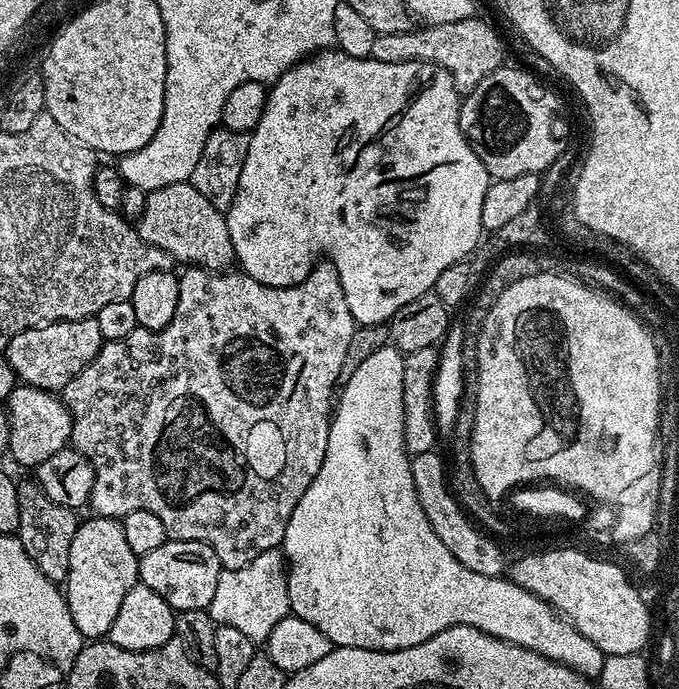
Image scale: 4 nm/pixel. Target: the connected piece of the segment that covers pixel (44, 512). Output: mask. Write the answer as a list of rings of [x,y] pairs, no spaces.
[[[35,479],[20,480],[18,490],[18,539],[30,554],[30,558],[58,586],[63,585],[70,570],[70,542],[74,542],[74,534],[78,527],[77,513],[66,506],[58,506],[58,502],[50,502]]]

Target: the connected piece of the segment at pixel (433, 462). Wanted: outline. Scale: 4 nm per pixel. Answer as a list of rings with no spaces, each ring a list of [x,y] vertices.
[[[433,450],[426,454],[418,454],[411,457],[412,477],[414,478],[414,490],[418,494],[418,502],[422,502],[422,510],[434,526],[434,534],[442,538],[442,546],[466,566],[466,570],[474,570],[474,574],[486,574],[487,576],[504,576],[504,552],[499,548],[497,541],[488,532],[481,530],[470,519],[459,502],[452,495],[449,488],[449,473],[444,470],[444,460],[439,456],[439,451]]]

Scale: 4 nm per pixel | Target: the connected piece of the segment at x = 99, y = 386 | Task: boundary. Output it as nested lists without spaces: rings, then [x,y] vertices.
[[[317,262],[317,264],[312,267],[312,273],[308,275],[301,284],[296,284],[293,288],[265,288],[263,286],[232,288],[231,278],[223,271],[197,268],[195,266],[185,267],[183,271],[179,273],[180,289],[178,290],[178,310],[174,310],[174,318],[162,331],[151,332],[148,328],[137,326],[130,334],[126,334],[126,338],[105,342],[100,348],[100,353],[63,388],[62,399],[72,419],[72,439],[70,444],[71,447],[75,448],[76,451],[80,452],[92,463],[92,469],[96,477],[94,478],[94,486],[92,487],[90,508],[93,508],[91,511],[95,513],[95,515],[123,518],[126,514],[130,514],[139,508],[142,510],[150,510],[150,514],[158,514],[158,518],[162,518],[162,526],[167,530],[171,539],[197,540],[203,544],[209,544],[214,550],[214,554],[218,554],[221,569],[241,568],[249,564],[254,558],[258,558],[258,554],[262,554],[271,548],[280,548],[281,545],[283,545],[286,526],[290,522],[290,514],[294,514],[294,506],[298,506],[302,494],[306,494],[310,482],[314,482],[314,478],[326,458],[326,446],[328,445],[328,435],[330,434],[330,426],[332,425],[332,415],[334,412],[334,393],[337,391],[335,378],[338,377],[338,370],[341,369],[342,362],[345,361],[350,338],[353,337],[358,325],[355,318],[350,314],[350,306],[346,306],[346,294],[342,290],[342,282],[338,278],[336,267],[332,265],[331,262]]]

